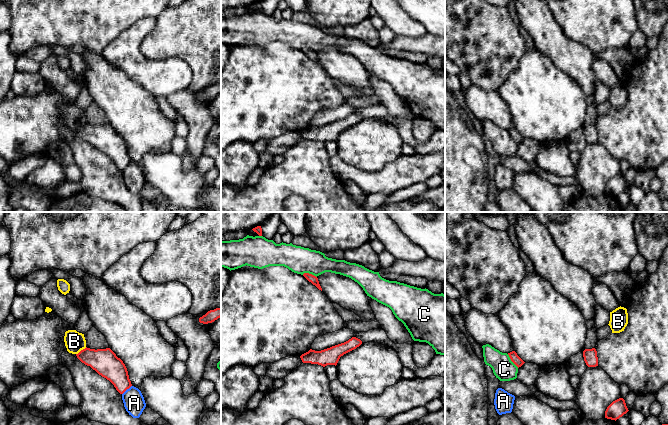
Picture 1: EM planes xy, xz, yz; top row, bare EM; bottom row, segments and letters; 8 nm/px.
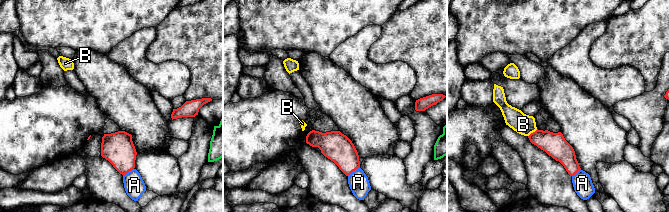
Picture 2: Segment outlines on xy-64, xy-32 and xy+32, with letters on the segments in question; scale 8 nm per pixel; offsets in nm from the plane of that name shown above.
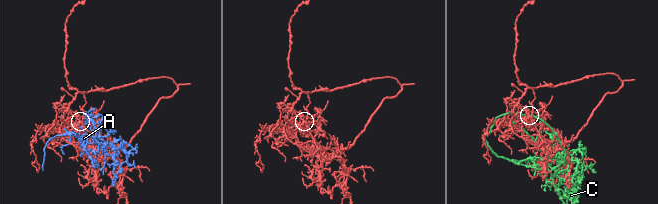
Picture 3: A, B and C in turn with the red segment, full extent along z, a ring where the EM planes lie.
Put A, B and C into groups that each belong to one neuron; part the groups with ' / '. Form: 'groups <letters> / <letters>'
groups A / B / C

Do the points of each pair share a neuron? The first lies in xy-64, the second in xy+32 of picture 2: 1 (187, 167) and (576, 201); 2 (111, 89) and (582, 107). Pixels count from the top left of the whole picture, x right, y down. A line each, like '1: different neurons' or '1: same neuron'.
1: different neurons
2: same neuron

